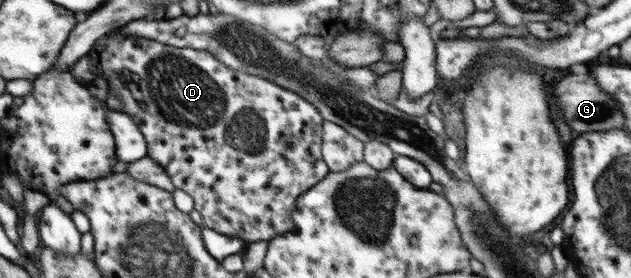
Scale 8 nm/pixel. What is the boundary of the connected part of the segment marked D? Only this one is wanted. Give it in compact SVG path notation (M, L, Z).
M114 29L107 37L98 39L89 50L91 68L97 75L97 82L102 85L105 93L115 94L115 98L121 102L121 110L135 119L136 126L140 127L140 132L147 142L147 156L160 163L160 166L167 170L176 189L183 190L192 196L195 209L204 220L204 226L229 237L241 238L249 243L259 240L269 241L292 229L291 214L295 209L296 199L329 173L328 165L324 162L321 153L322 128L325 121L319 110L291 90L282 88L265 78L228 68L226 64L220 62L219 58L205 50L176 48L141 36L115 35L117 32L119 29Z

